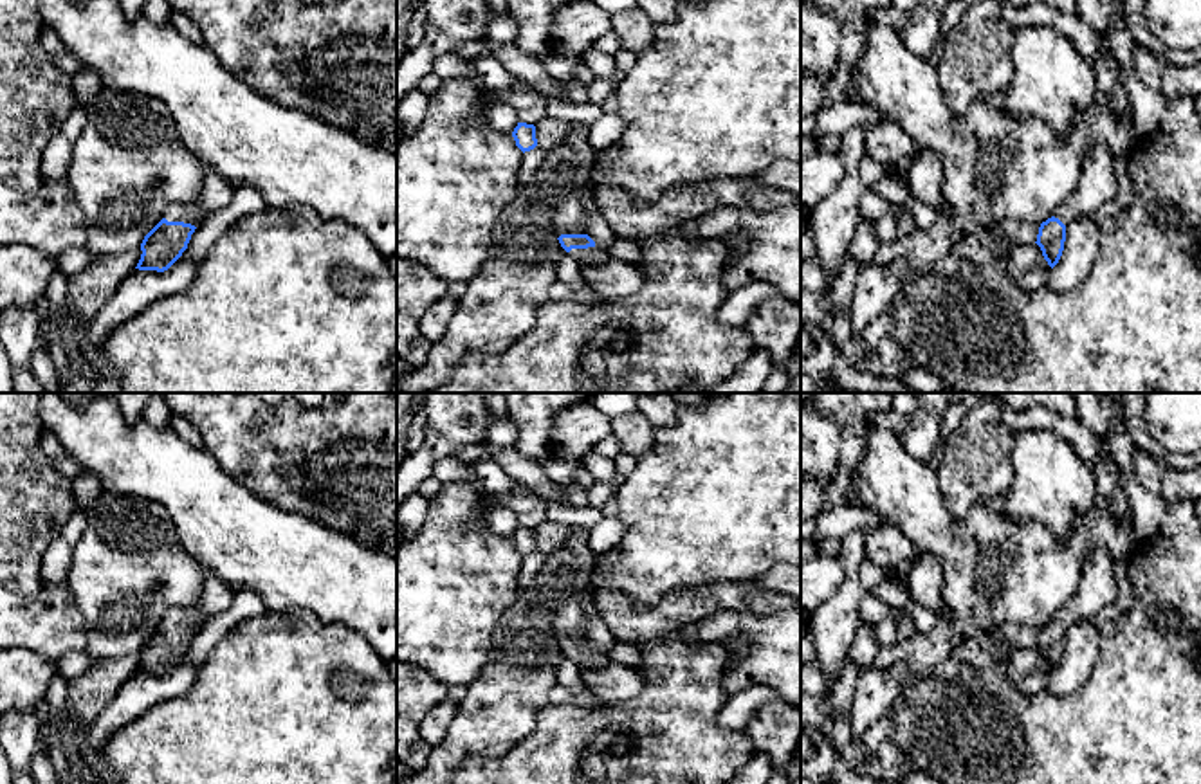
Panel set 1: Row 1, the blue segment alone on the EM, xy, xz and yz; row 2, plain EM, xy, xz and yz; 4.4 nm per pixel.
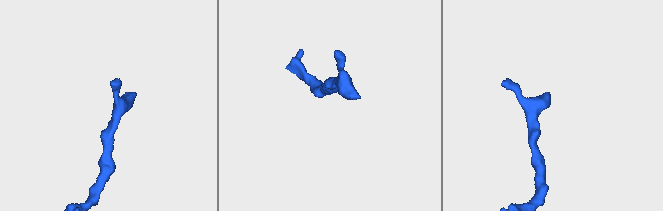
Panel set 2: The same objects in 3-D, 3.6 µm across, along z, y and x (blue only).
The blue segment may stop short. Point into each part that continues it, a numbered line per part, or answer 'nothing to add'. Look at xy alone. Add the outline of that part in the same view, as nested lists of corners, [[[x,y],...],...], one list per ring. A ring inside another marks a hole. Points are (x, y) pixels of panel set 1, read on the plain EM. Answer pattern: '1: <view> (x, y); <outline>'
1: xy (192, 617); [[[198,602],[188,609],[184,609],[184,607],[170,609],[164,616],[164,622],[168,625],[184,625],[184,627],[191,627],[191,629],[198,631],[206,620],[204,620],[202,607]]]

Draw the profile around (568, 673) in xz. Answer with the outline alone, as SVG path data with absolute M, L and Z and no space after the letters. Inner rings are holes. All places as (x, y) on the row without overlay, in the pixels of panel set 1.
M564 656L557 665L557 683L568 688L575 701L591 697L590 688L582 683L581 667L570 656Z

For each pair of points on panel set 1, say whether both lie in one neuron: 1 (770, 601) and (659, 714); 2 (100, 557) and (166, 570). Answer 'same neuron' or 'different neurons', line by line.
1: different neurons
2: same neuron

